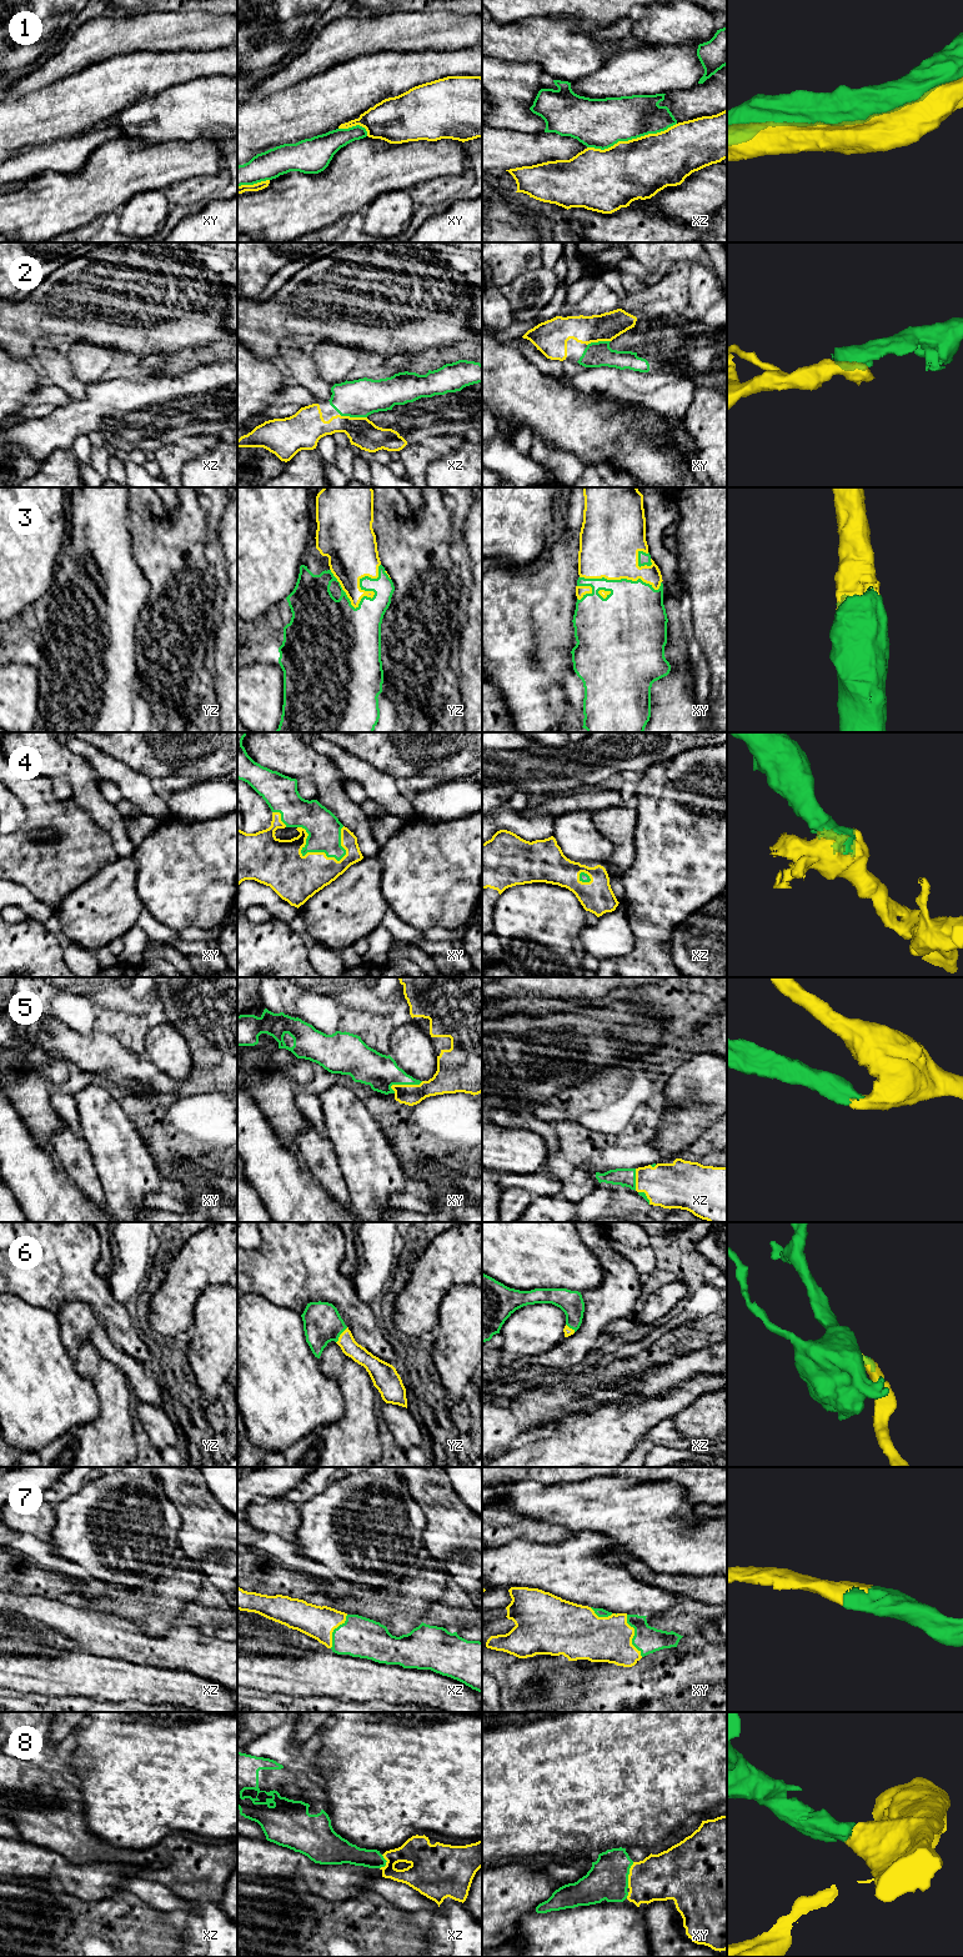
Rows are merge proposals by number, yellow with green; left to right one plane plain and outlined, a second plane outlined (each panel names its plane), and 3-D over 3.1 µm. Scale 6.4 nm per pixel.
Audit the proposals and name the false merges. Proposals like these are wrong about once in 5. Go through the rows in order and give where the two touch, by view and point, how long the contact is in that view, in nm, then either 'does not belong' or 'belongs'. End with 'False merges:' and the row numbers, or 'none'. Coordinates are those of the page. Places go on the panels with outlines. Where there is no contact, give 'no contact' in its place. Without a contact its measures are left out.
1: contact xz (632, 139); length 600 nm; does not belong
2: contact xz (354, 418); length 180 nm; belongs
3: contact yz (349, 597); length 340 nm; belongs
4: contact xy (309, 852); length 360 nm; belongs
5: contact xy (406, 1085); length 220 nm; belongs
6: contact yz (340, 1335); length 130 nm; belongs
7: contact xy (633, 1635); length 300 nm; belongs
8: contact xy (628, 1875); length 170 nm; belongs
False merges: 1

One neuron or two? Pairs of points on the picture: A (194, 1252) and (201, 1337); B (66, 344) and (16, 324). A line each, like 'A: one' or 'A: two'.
A: two
B: one

